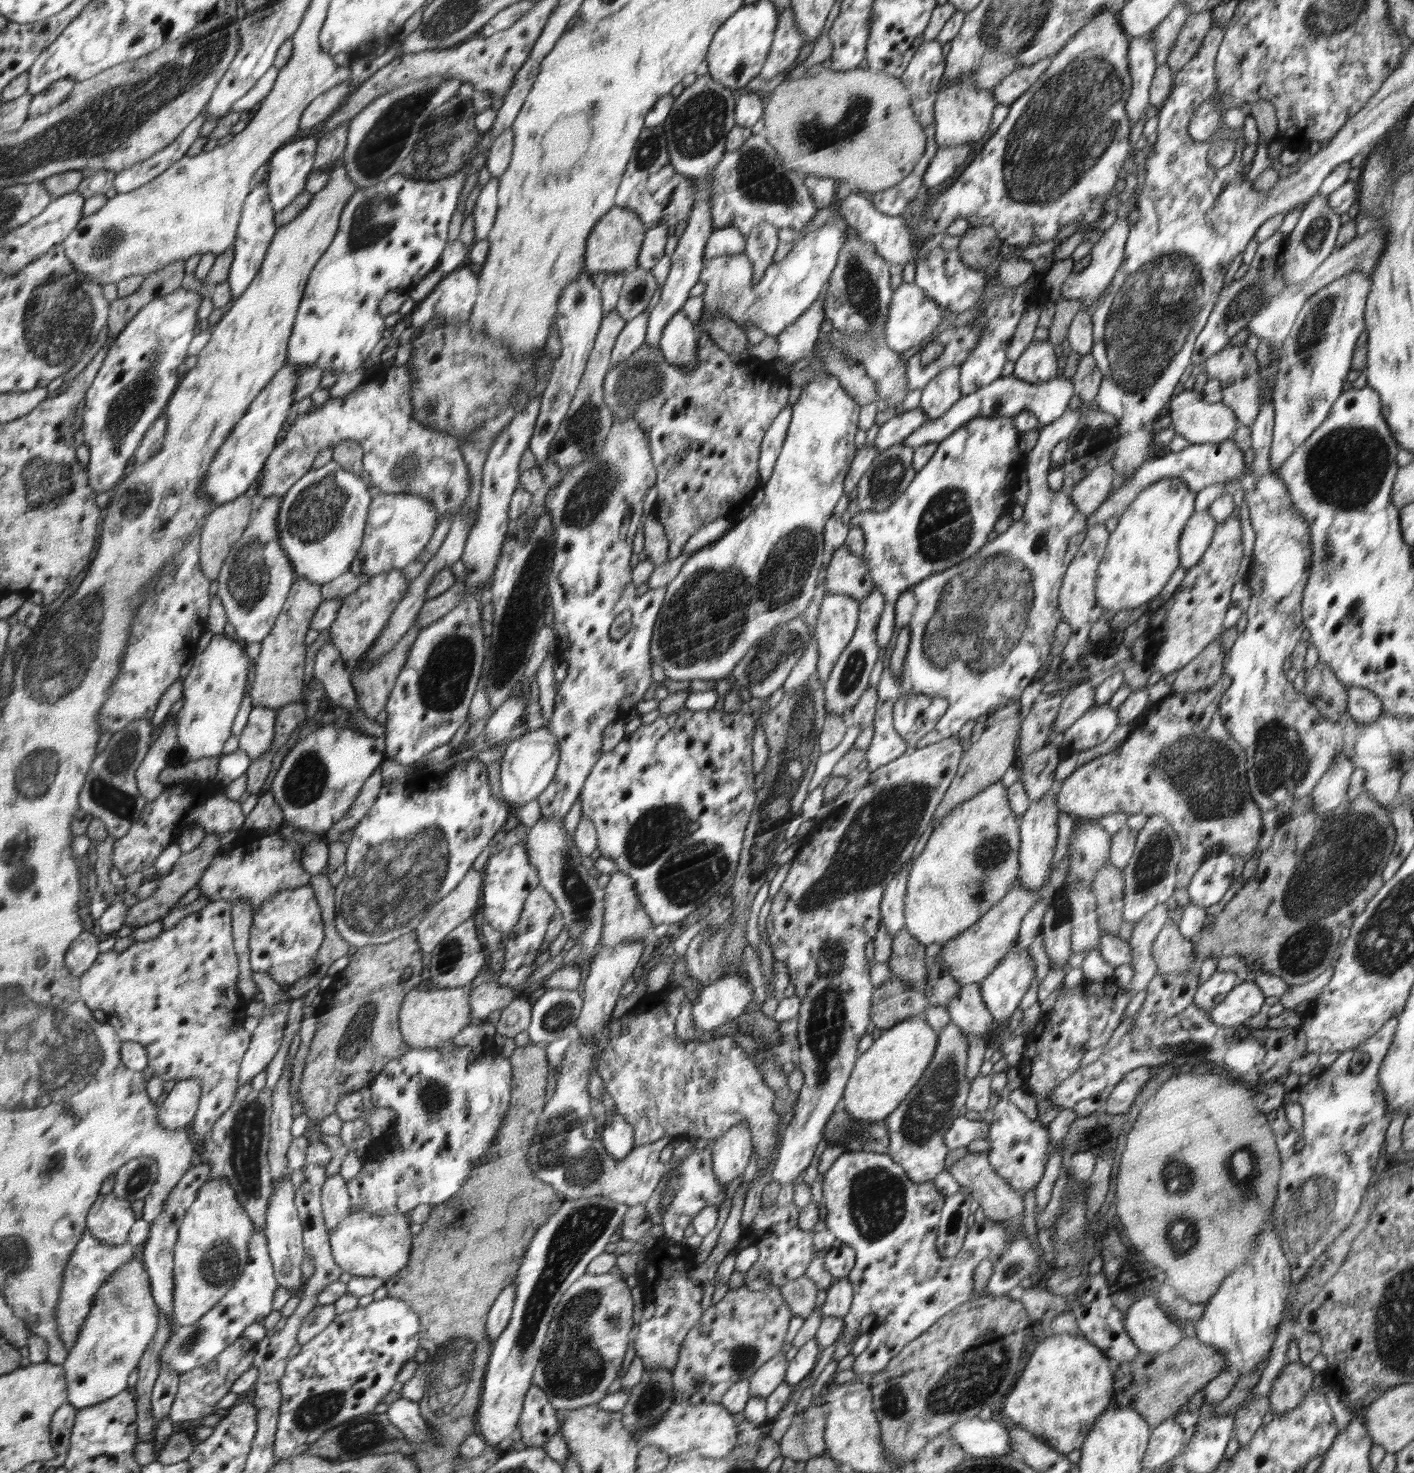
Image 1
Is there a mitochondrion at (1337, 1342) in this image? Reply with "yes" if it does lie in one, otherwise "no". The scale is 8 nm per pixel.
no

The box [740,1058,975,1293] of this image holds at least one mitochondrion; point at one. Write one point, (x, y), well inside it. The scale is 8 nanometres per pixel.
(878, 1203)

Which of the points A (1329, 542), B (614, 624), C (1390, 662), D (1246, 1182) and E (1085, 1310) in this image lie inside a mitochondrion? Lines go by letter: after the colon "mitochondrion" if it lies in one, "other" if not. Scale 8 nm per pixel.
A: mitochondrion
B: other
C: other
D: mitochondrion
E: other

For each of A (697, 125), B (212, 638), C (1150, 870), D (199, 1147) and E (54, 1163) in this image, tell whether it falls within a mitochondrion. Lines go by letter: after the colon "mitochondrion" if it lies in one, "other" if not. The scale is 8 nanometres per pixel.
A: mitochondrion
B: other
C: mitochondrion
D: other
E: other

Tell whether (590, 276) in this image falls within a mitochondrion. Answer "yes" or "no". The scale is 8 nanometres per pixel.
no

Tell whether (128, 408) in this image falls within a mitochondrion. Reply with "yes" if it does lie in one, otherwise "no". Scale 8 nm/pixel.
yes

